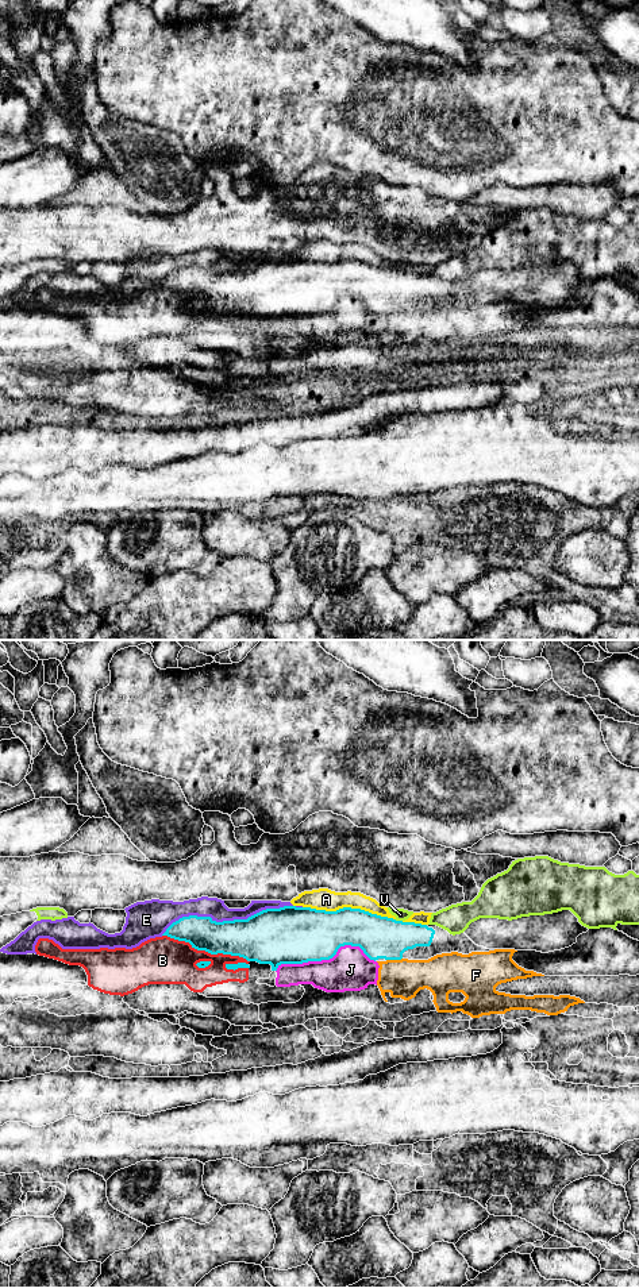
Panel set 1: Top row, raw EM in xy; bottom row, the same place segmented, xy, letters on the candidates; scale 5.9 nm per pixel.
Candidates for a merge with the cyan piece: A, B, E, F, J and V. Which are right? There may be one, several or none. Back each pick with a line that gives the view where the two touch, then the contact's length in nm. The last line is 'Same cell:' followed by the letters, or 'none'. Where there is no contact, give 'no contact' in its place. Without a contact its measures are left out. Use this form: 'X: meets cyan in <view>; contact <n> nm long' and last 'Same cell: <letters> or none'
Same cell: none

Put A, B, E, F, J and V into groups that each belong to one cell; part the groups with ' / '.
A / B F J / E / V

